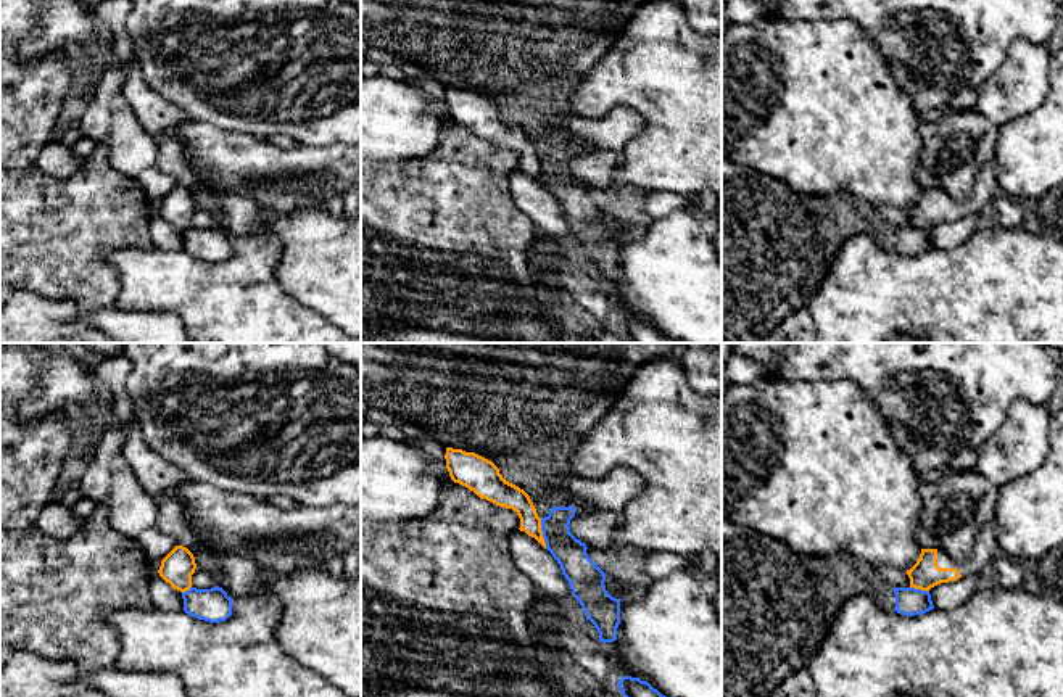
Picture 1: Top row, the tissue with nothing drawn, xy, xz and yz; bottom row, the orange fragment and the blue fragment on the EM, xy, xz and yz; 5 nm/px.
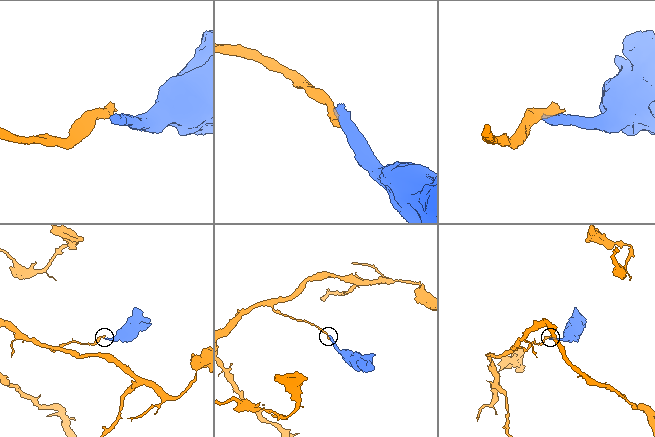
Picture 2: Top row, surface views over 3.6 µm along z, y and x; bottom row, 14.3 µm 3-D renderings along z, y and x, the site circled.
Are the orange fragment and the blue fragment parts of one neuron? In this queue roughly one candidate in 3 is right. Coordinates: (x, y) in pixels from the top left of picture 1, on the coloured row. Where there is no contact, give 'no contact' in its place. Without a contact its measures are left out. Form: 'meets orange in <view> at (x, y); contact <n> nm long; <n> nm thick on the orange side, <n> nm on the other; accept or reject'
meets orange in xz at (541, 533); contact 160 nm long; 120 nm thick on the orange side, 160 nm on the other; reject

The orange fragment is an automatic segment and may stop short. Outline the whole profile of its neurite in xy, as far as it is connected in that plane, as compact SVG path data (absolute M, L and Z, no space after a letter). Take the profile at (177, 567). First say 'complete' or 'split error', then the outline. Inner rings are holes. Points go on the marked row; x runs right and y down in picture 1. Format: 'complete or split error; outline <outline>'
complete; outline M176 546L161 560L158 573L174 589L185 592L192 588L192 575L195 570L196 563L193 554L184 546Z

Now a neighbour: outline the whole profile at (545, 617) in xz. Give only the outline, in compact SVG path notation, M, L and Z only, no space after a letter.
M536 596L530 605L530 626L535 631L536 644L544 649L559 649L556 631L564 618L556 597Z

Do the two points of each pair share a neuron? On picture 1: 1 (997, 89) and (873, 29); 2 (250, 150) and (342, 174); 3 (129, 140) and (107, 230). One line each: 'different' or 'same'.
1: different
2: same
3: different

